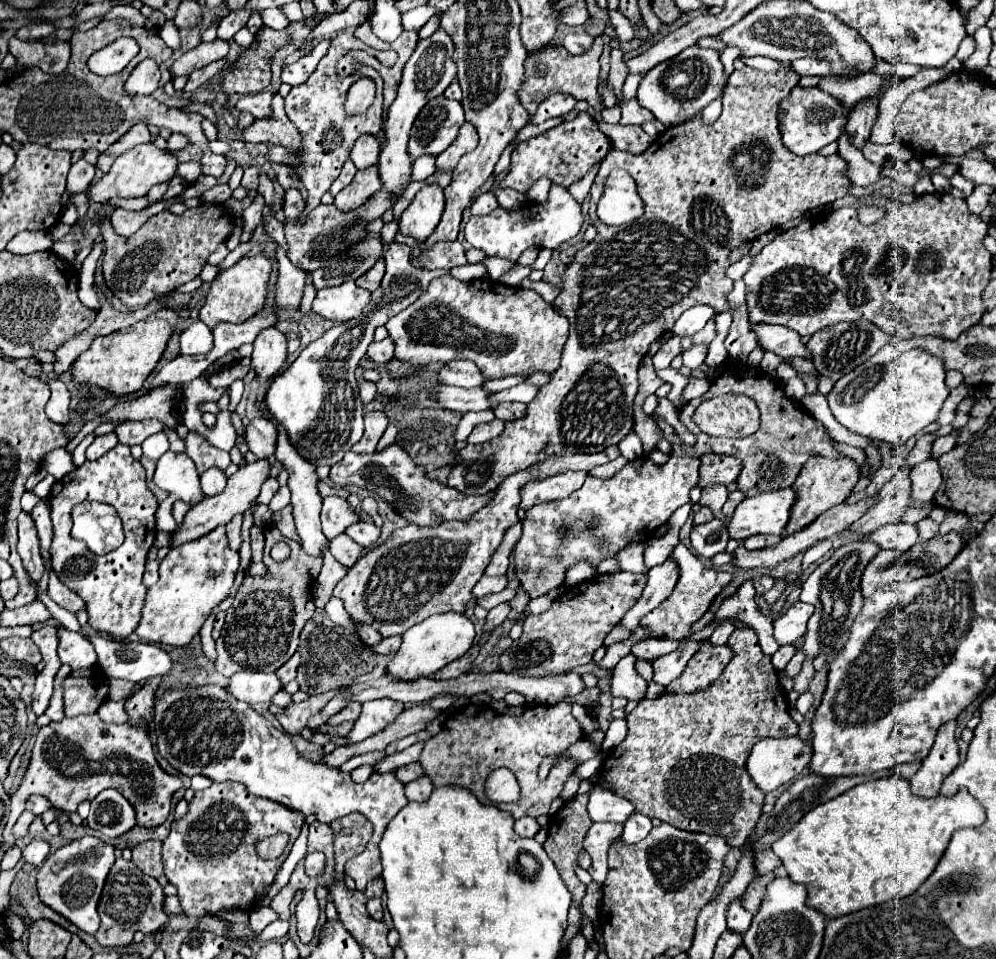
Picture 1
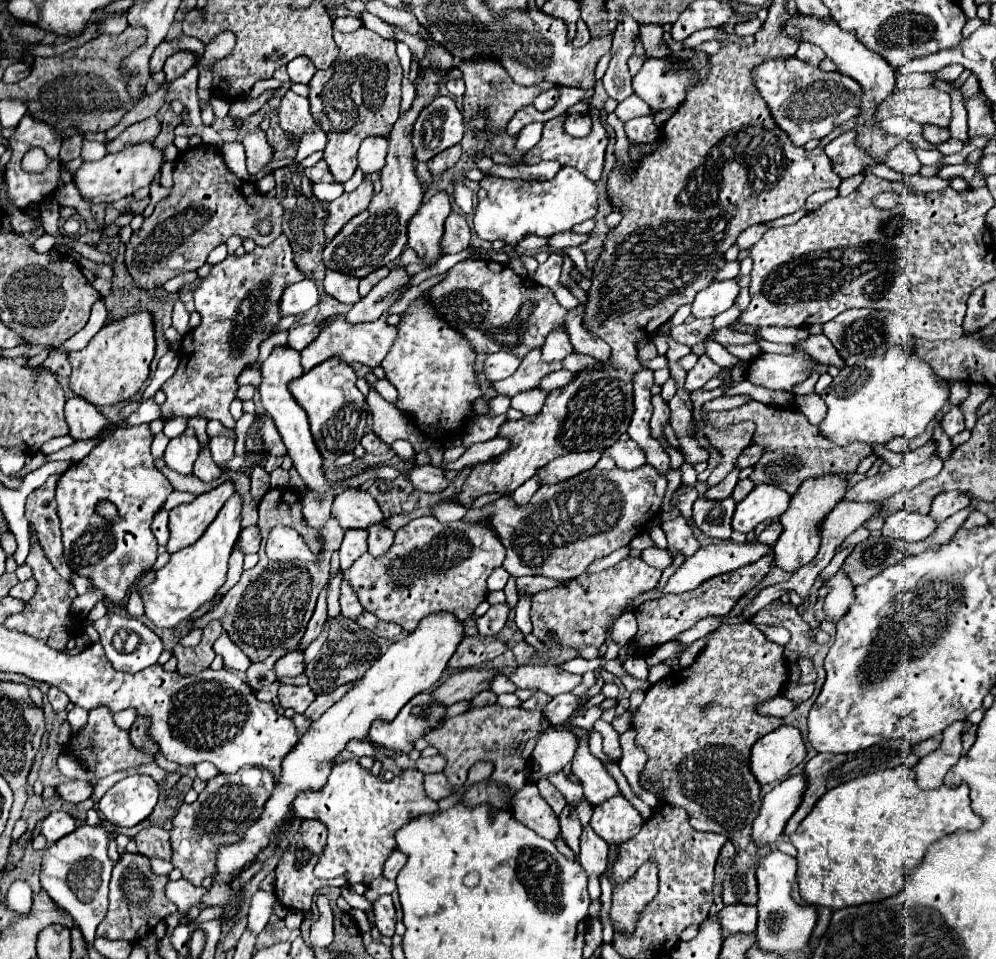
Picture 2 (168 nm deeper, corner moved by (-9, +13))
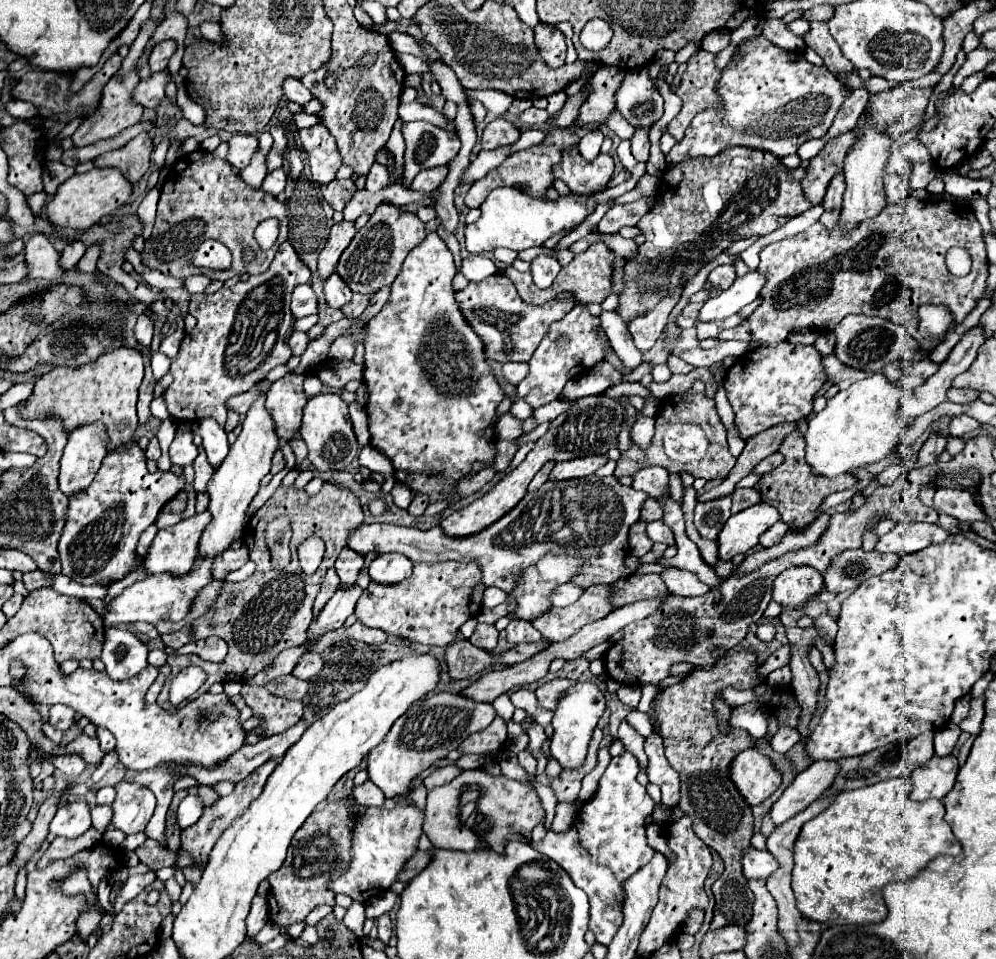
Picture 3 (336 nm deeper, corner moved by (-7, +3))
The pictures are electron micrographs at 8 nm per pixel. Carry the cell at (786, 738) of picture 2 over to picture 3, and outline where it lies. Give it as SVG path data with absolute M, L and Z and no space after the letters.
M747 748L735 758L731 778L749 806L763 802L781 786L781 770L757 748Z

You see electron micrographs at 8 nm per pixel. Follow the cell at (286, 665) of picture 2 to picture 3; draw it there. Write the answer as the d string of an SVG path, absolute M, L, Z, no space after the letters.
M313 652L303 654L301 660L297 662L295 670L293 670L293 676L301 678L301 680L309 680L321 670L321 666L323 666L323 660L321 660L319 654L313 654Z

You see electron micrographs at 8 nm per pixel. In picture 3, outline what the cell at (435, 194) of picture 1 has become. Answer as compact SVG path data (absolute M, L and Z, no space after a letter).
M435 230L429 232L405 258L383 310L365 326L365 384L369 388L371 444L391 458L399 482L407 484L415 494L429 494L431 502L443 500L455 482L469 476L473 460L493 460L495 432L491 430L495 426L495 408L503 400L503 390L485 362L483 342L479 342L479 336L459 314L451 288L455 274L457 268L447 244Z

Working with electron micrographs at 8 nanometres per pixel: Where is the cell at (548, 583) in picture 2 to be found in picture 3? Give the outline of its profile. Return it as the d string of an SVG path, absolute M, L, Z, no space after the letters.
M563 584L563 586L557 586L553 592L551 592L551 604L553 606L565 606L565 604L571 604L579 598L579 594L583 592L583 588L575 586L575 584Z

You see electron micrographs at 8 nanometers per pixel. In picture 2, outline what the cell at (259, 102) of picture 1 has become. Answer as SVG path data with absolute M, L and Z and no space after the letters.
M289 90L281 100L279 120L281 120L283 130L293 132L293 134L297 134L301 138L299 152L297 152L297 162L301 162L311 152L325 150L327 136L319 128L319 124L313 120L307 98L297 96L295 92Z

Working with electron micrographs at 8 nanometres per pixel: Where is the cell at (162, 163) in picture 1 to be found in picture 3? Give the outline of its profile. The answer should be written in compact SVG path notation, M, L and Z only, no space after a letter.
M93 168L85 174L75 174L57 188L57 192L51 196L47 204L47 216L57 226L87 230L101 218L123 206L129 200L131 192L133 184L123 176L119 168Z

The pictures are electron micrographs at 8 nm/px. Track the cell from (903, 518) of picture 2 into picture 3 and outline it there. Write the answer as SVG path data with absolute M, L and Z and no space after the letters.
M897 524L891 532L879 538L877 546L881 552L913 554L927 546L941 544L949 536L939 524Z

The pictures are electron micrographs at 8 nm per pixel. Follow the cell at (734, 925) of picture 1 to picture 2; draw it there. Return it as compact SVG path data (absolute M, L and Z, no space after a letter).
M745 904L725 906L719 912L719 922L721 922L723 938L737 934L737 932L755 934L755 930L757 930L757 908L745 906Z

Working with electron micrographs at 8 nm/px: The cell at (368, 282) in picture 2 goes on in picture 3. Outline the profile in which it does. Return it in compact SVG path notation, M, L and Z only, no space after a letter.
M353 294L351 302L347 306L343 306L343 314L349 318L359 318L365 312L365 308L369 306L371 298L373 298L373 294Z

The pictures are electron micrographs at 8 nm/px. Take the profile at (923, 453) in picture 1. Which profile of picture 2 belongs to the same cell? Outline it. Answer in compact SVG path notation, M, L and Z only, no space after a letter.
M953 406L953 410L949 410L943 416L941 426L943 426L943 430L945 430L945 434L949 438L955 436L955 434L959 434L959 432L963 432L965 430L965 424L963 424L963 412L961 412L961 408L959 406Z

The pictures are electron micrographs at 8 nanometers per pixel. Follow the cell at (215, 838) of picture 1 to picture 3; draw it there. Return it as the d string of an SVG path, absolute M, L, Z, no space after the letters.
M269 760L269 762L265 762L263 766L259 766L257 770L253 770L245 780L241 780L241 782L235 784L235 790L233 790L229 796L221 796L215 804L205 806L205 808L203 808L203 814L201 814L201 818L199 818L199 822L195 822L193 826L189 826L189 828L185 828L185 830L181 832L181 850L187 850L187 852L193 856L191 868L207 866L207 858L209 858L209 854L211 854L215 842L217 842L217 840L221 838L221 834L233 824L233 820L239 818L239 816L251 806L251 802L263 792L265 782L267 782L267 778L271 776L271 772L275 770L275 766L277 766L277 760Z

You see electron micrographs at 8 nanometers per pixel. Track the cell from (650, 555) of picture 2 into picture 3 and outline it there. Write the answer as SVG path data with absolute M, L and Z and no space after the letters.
M665 568L661 572L661 578L667 584L669 592L679 594L679 596L701 596L701 594L709 592L709 586L699 582L699 578L687 570Z

